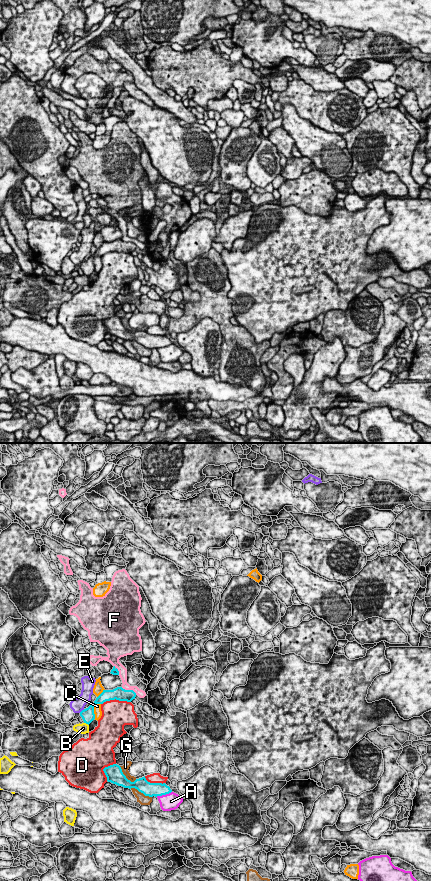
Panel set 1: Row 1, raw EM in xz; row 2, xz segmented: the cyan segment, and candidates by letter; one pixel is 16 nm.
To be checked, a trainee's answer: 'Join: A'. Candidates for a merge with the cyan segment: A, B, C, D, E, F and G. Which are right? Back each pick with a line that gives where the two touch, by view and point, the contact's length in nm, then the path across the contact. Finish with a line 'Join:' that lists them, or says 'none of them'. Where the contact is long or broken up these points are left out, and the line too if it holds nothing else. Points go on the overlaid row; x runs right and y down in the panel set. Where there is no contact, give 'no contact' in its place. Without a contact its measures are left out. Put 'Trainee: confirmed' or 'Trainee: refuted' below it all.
Join: none of them
Trainee: refuted

